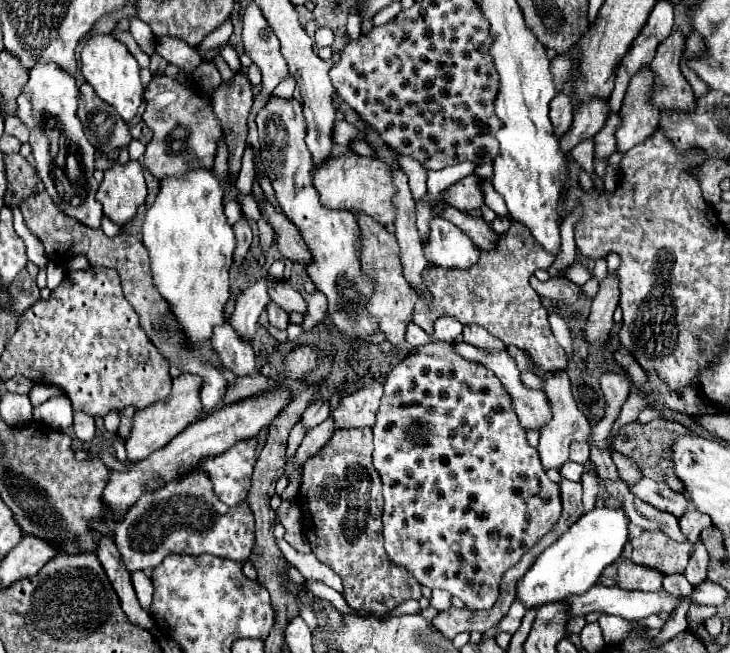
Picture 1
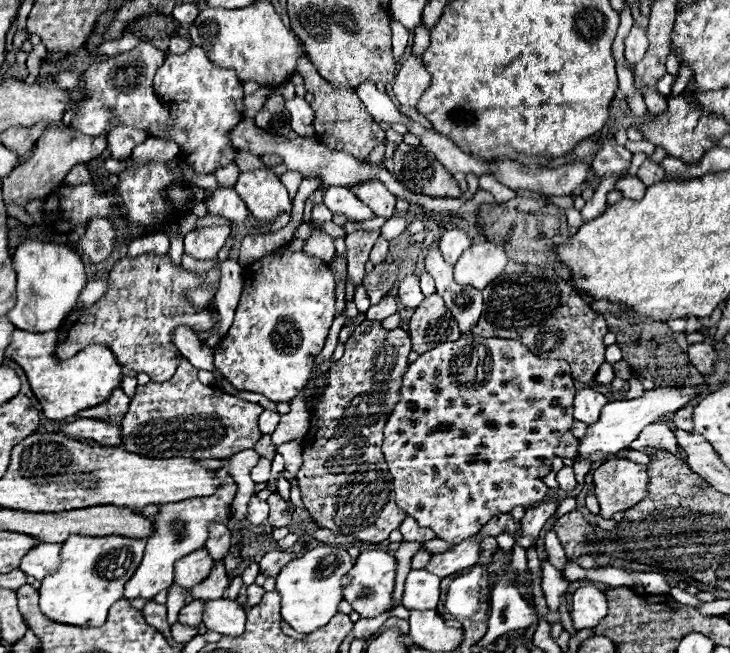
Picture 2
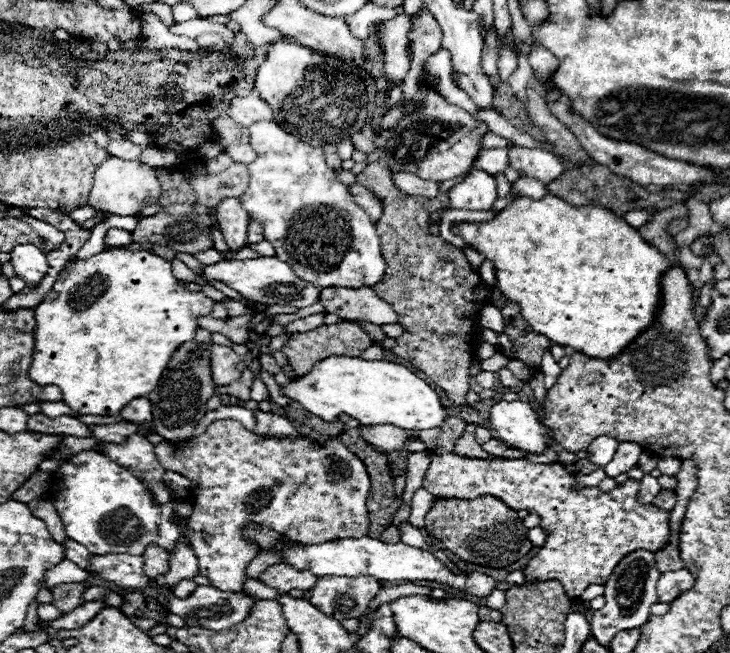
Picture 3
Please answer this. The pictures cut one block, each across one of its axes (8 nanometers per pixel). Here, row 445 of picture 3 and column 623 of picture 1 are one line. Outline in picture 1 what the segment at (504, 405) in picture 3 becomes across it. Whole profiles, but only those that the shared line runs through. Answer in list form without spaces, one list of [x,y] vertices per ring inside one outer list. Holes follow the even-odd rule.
[[[602,506],[580,516],[580,520],[574,522],[568,532],[564,532],[552,546],[548,546],[538,556],[534,566],[520,580],[516,596],[526,604],[526,608],[530,608],[548,602],[560,602],[570,594],[586,592],[586,588],[598,582],[602,570],[616,562],[618,556],[622,554],[622,548],[628,538],[628,524],[630,518],[626,516],[622,506],[618,508]]]

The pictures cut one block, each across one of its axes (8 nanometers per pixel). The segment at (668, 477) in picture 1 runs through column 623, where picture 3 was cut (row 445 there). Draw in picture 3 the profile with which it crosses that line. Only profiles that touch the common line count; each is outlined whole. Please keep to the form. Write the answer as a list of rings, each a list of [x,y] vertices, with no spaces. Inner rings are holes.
[[[450,416],[444,420],[444,426],[440,426],[440,430],[422,430],[420,440],[428,446],[428,450],[432,450],[432,454],[448,454],[464,432],[464,426],[466,422],[462,418]]]

